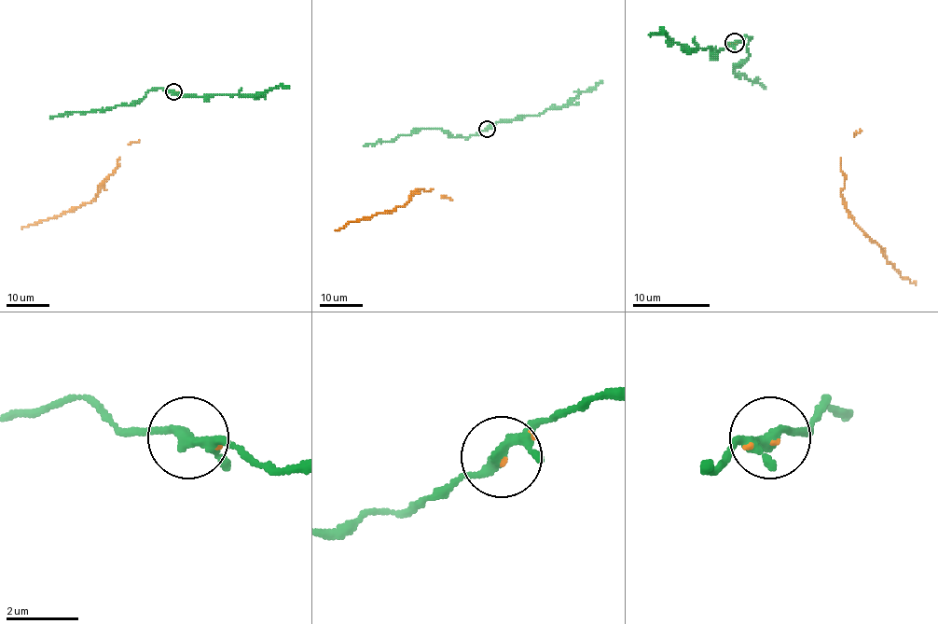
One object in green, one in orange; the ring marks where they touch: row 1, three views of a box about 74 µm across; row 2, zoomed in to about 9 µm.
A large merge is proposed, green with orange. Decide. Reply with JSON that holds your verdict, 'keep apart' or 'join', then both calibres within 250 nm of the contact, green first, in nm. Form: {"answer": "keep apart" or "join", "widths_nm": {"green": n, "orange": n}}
{"answer": "join", "widths_nm": {"green": 240, "orange": 60}}

